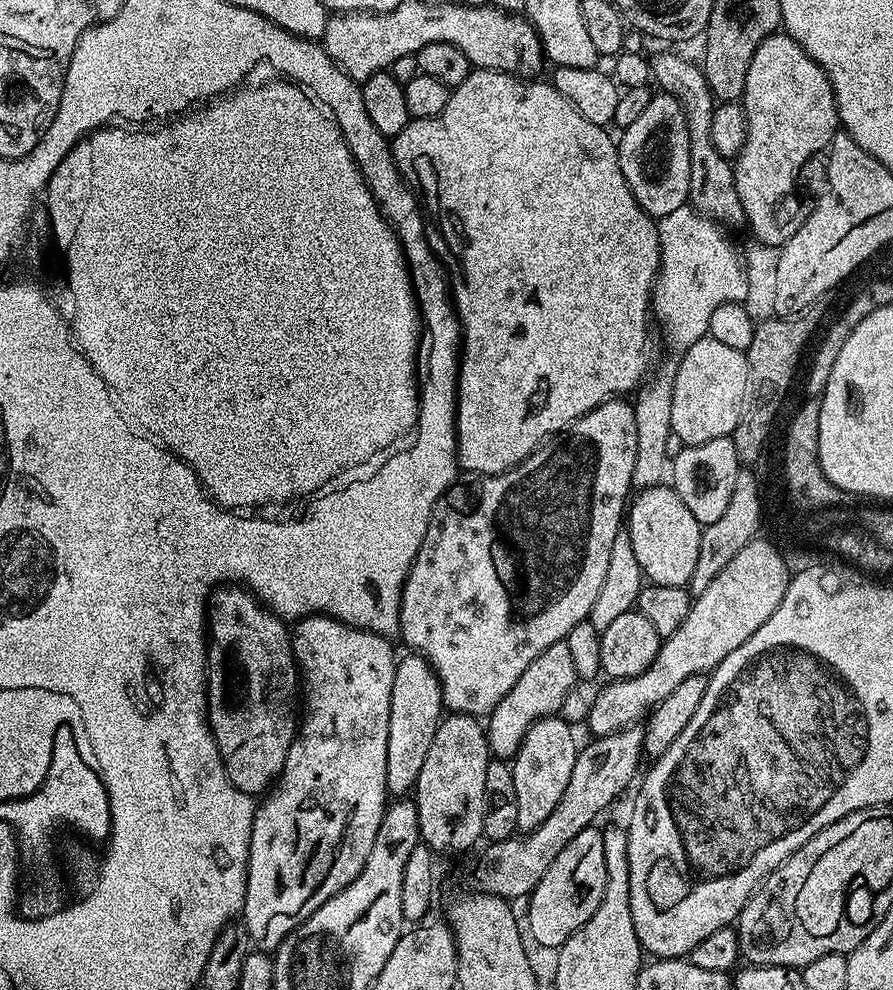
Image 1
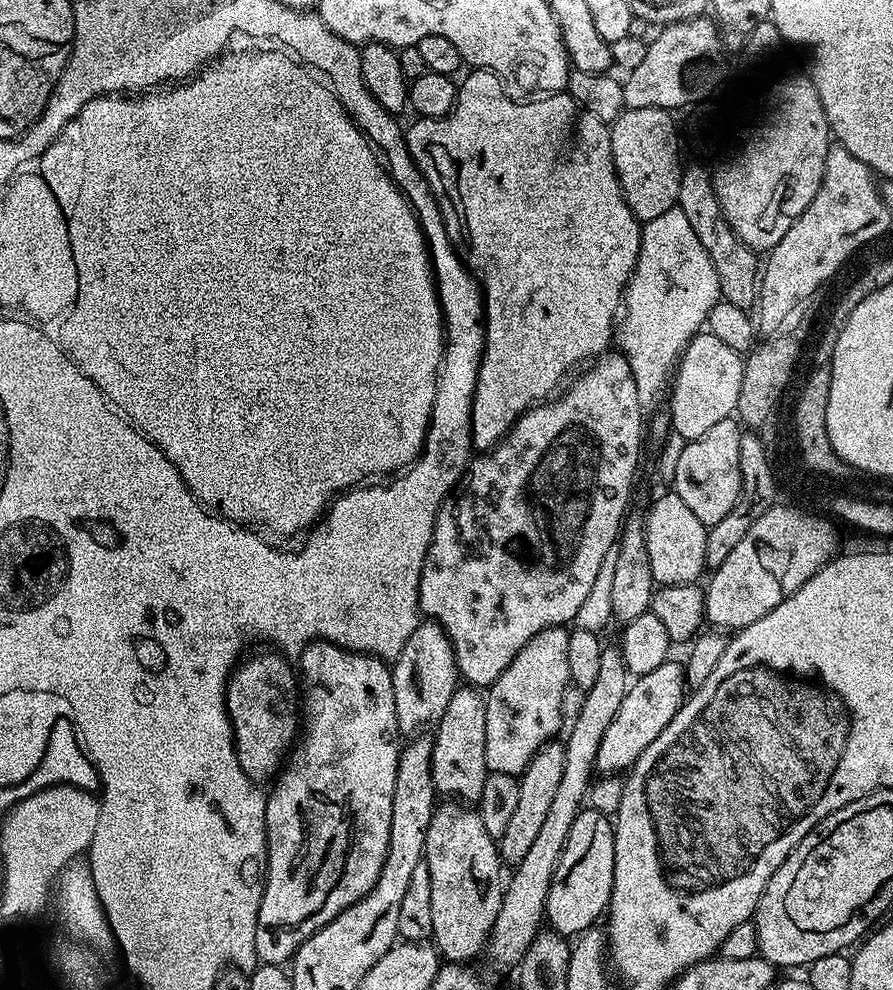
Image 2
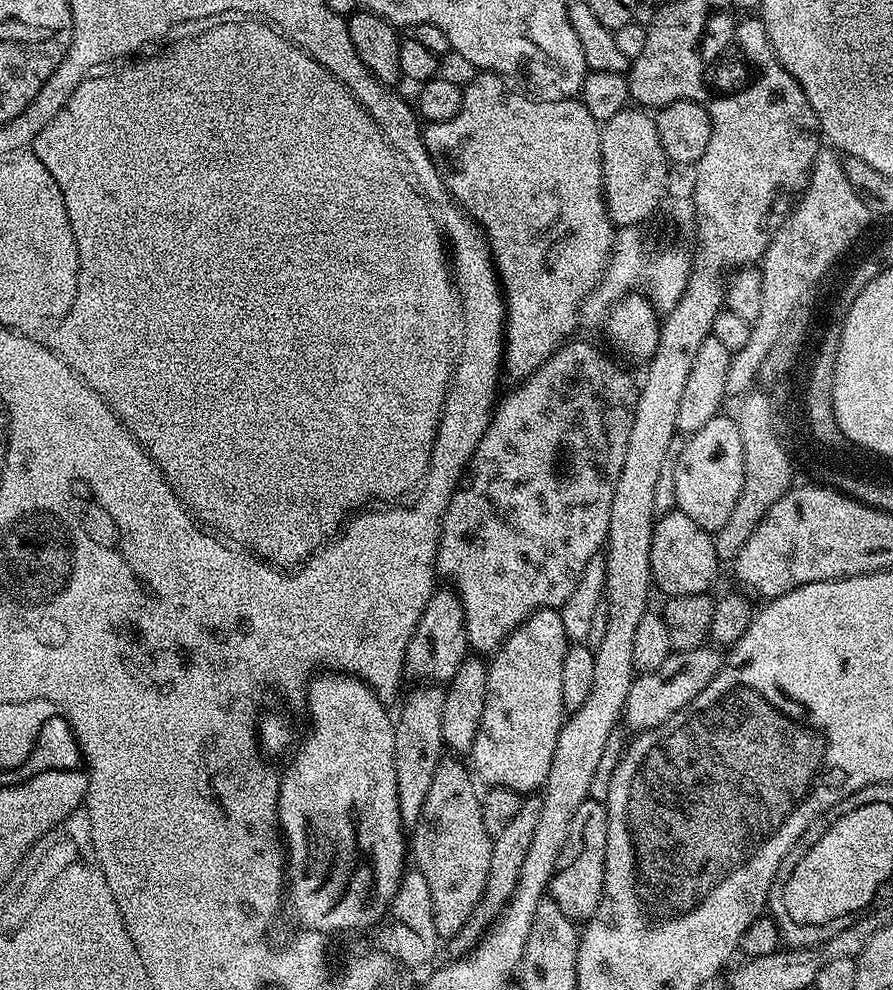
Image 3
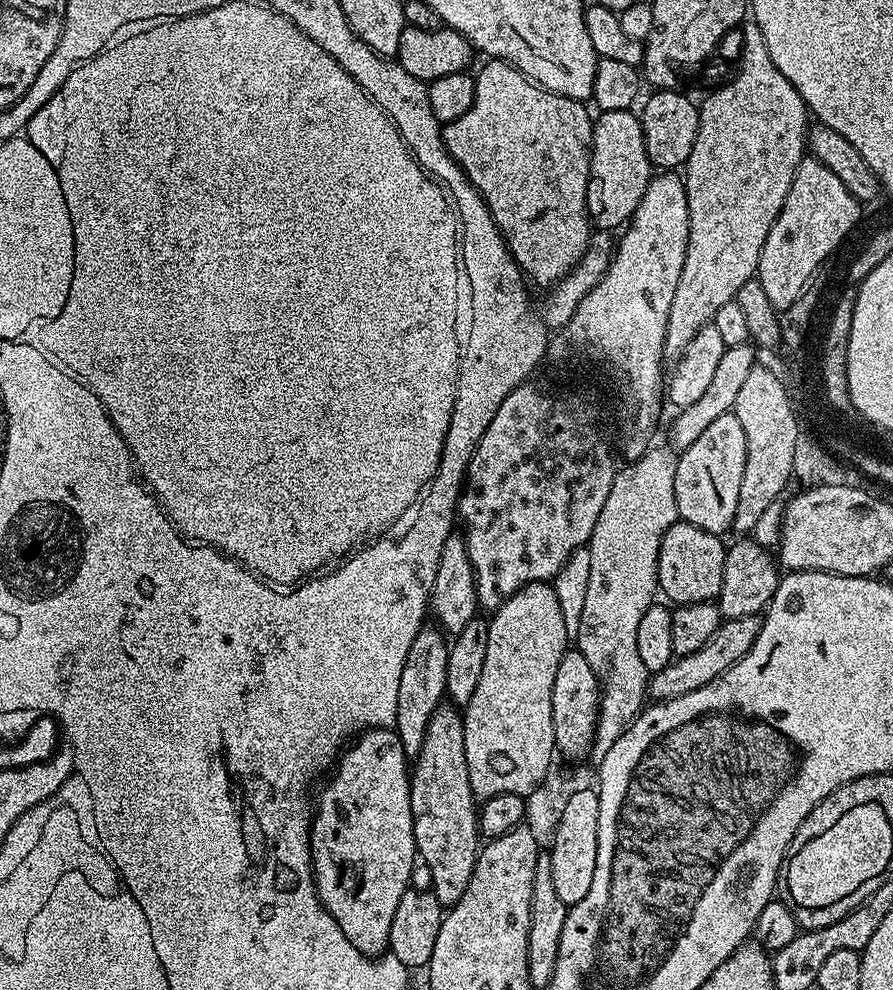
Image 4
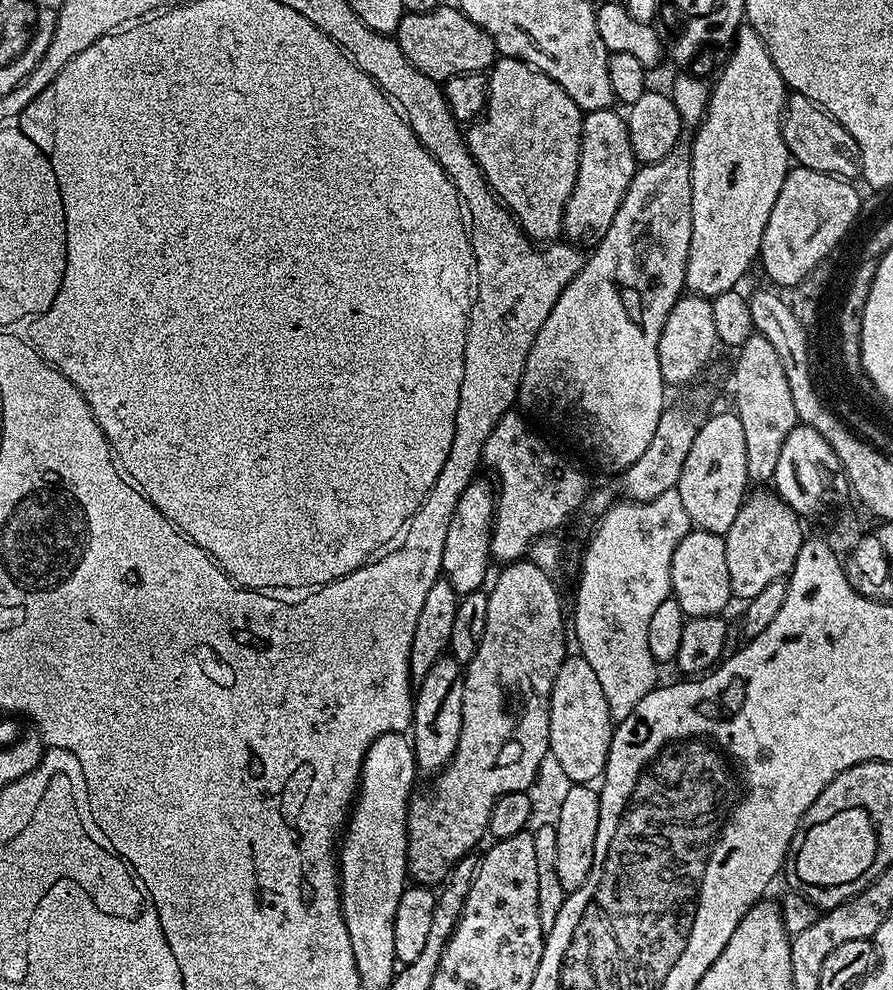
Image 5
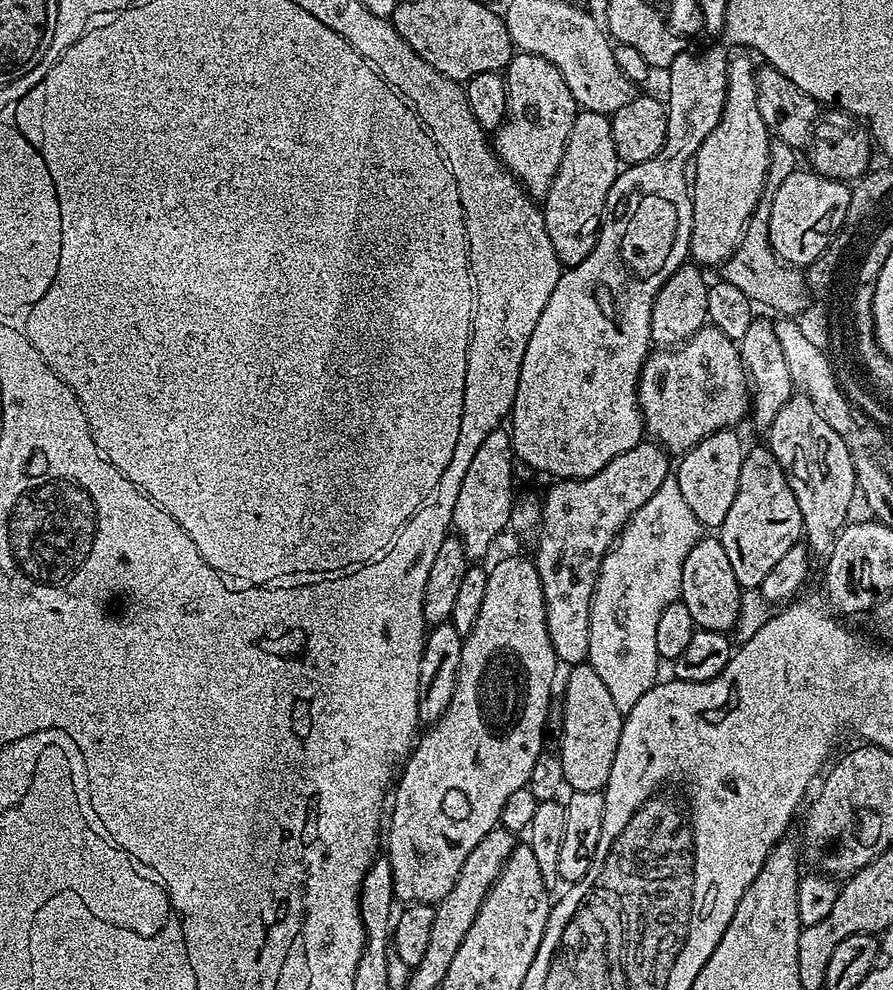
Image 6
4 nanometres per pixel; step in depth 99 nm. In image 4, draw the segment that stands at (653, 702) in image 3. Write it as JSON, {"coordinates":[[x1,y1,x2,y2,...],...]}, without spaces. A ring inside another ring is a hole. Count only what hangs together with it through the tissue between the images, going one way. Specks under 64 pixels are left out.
{"coordinates":[[760,616,724,620,710,638,710,642,706,642,706,646,702,646,702,650,694,650,694,654,677,656,662,671,651,673,648,682,648,696,656,702,673,700,682,694,690,694,694,690,714,682,714,678,718,678,726,670,730,670,730,666,739,662,748,653,750,646,754,646,760,633,761,623]]}

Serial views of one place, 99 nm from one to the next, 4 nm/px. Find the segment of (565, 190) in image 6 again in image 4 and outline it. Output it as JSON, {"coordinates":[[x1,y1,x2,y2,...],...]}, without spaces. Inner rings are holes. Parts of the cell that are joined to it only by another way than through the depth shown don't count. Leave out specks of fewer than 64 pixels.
{"coordinates":[[632,110,600,112,592,125,592,157,586,190,588,218,600,228,623,229,631,220,646,186,652,180,654,167,646,152,641,117]]}

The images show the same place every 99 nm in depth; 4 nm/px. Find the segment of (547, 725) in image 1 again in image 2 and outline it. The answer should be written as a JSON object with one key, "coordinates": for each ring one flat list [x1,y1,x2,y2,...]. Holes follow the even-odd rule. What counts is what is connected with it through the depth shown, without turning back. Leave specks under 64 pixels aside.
{"coordinates":[[549,742,536,751,534,758,526,766,526,770,520,773,518,777,520,782,518,786,518,806,498,841,500,858,505,865,515,866,522,862,522,858,526,858,536,835,542,830,550,806,554,803,554,794,557,793,558,782,562,779,563,765,563,743]]}

